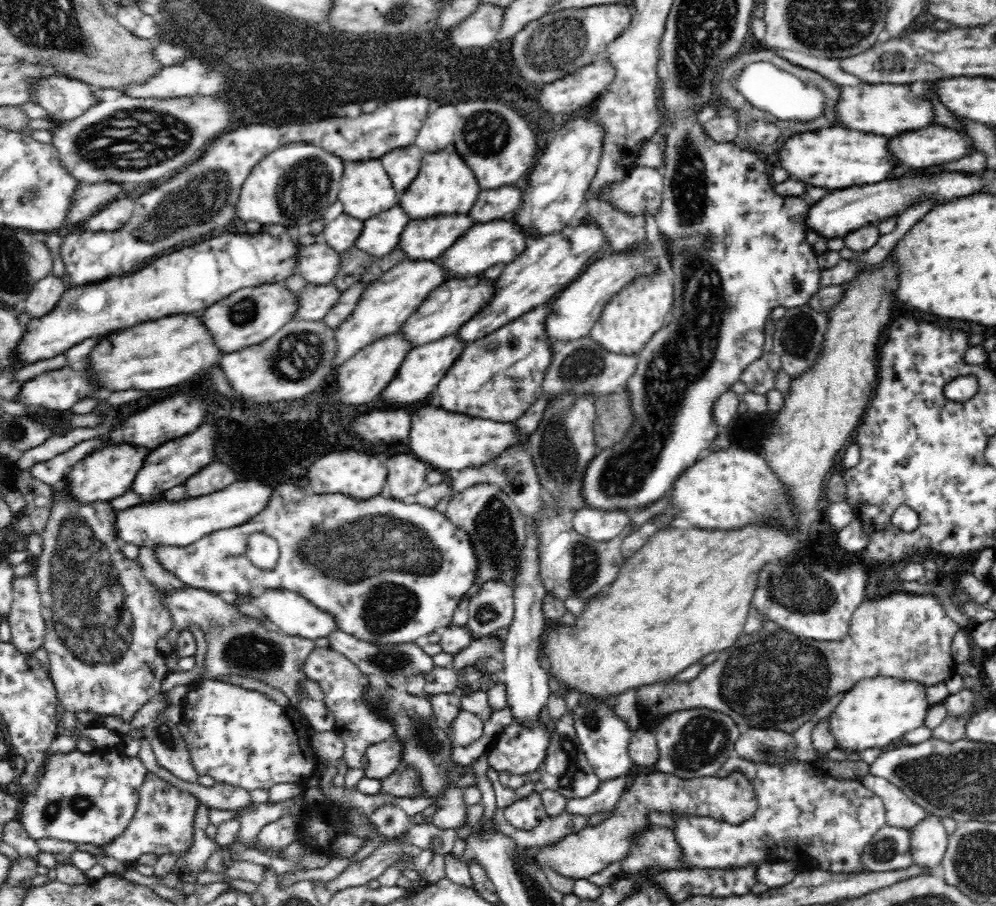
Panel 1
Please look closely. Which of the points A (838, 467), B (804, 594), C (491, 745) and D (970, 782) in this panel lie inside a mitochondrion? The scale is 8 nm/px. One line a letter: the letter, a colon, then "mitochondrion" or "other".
A: other
B: mitochondrion
C: other
D: mitochondrion

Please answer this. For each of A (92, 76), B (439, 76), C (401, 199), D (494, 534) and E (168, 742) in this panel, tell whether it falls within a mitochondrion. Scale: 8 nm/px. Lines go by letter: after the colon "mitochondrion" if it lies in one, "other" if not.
A: other
B: other
C: other
D: mitochondrion
E: mitochondrion

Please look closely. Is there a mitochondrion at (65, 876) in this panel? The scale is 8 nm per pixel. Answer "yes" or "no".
no

